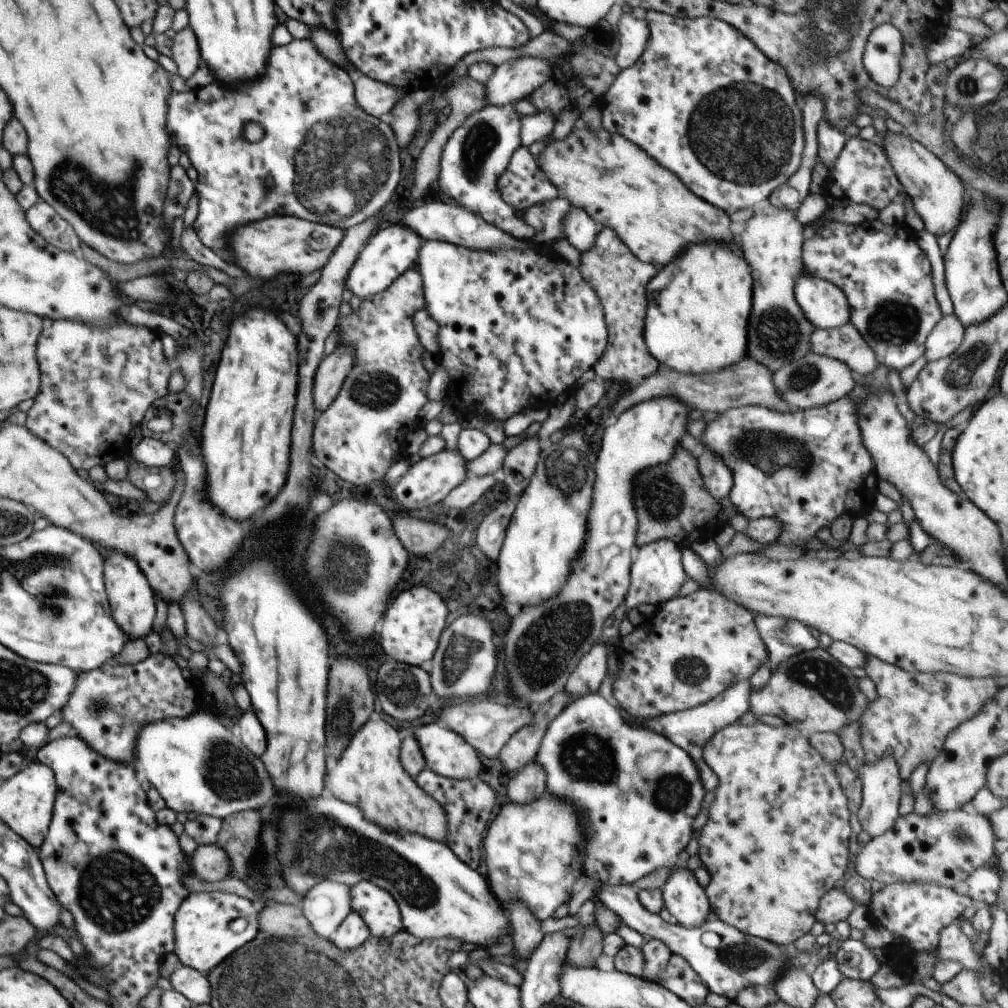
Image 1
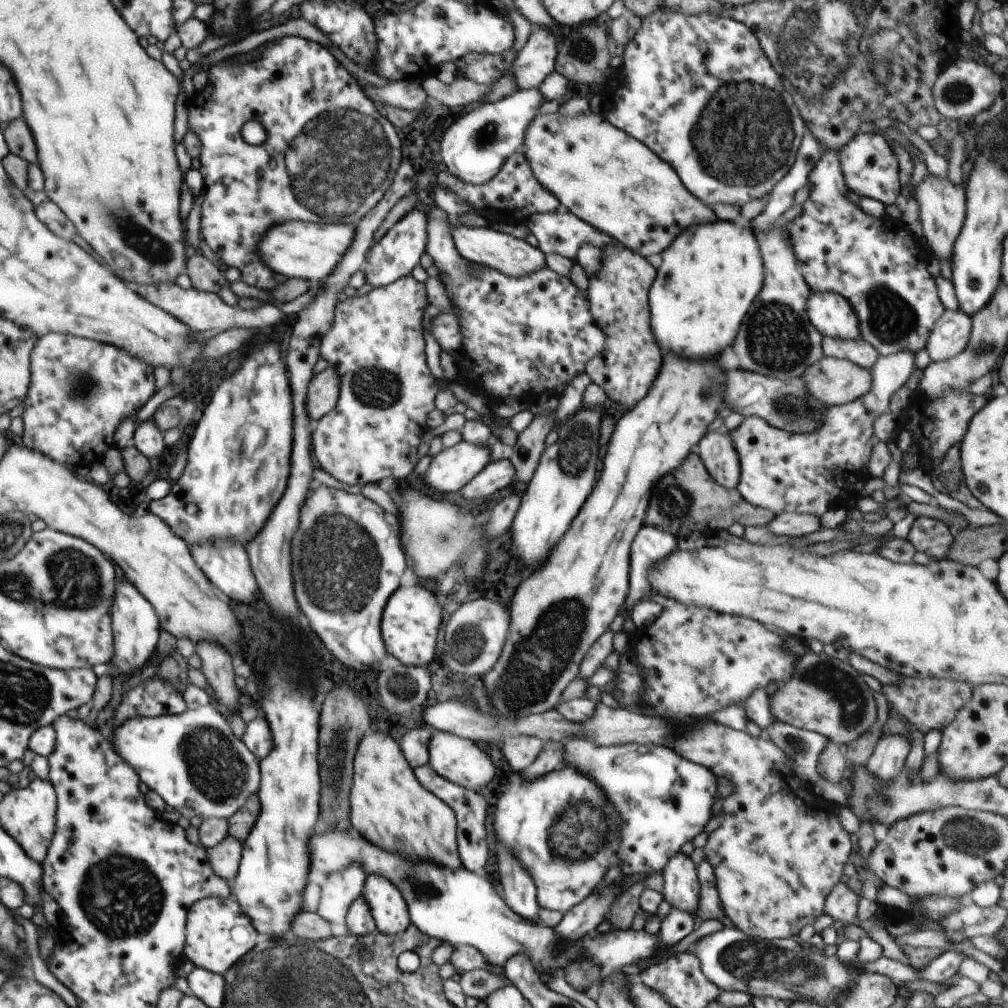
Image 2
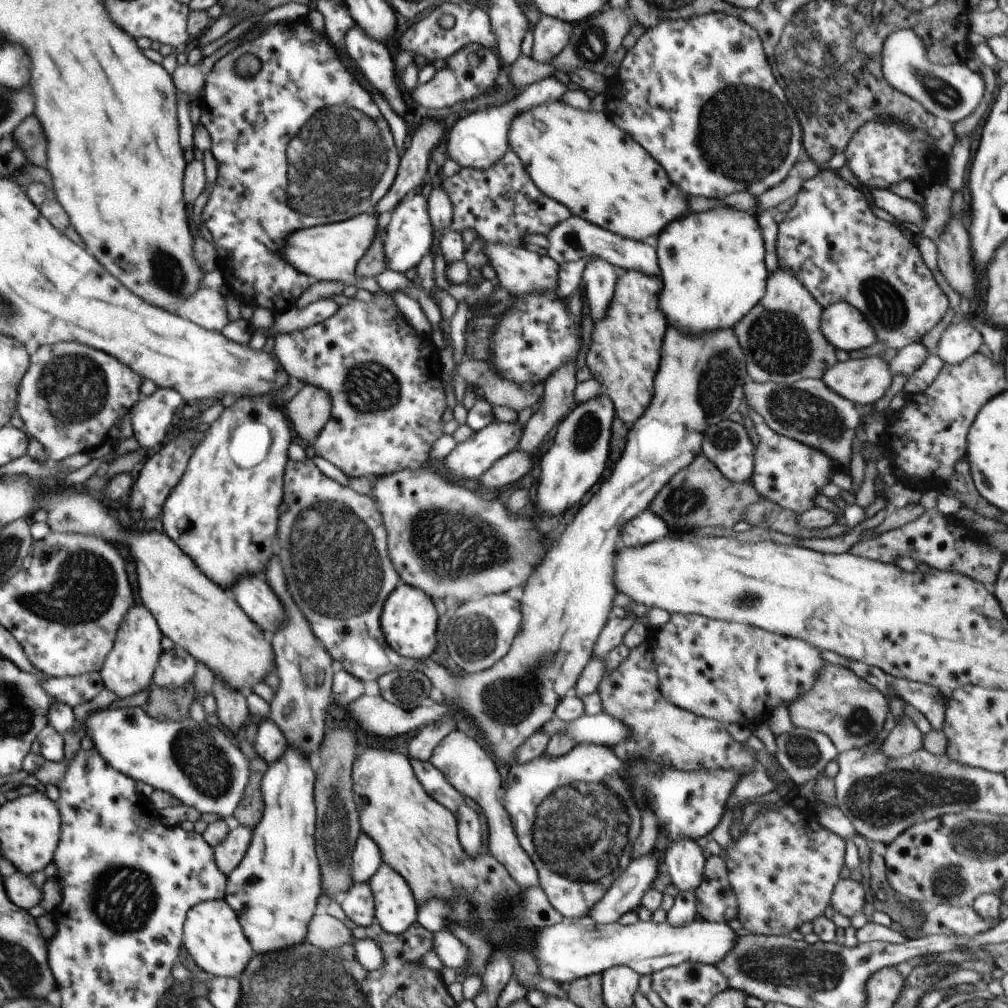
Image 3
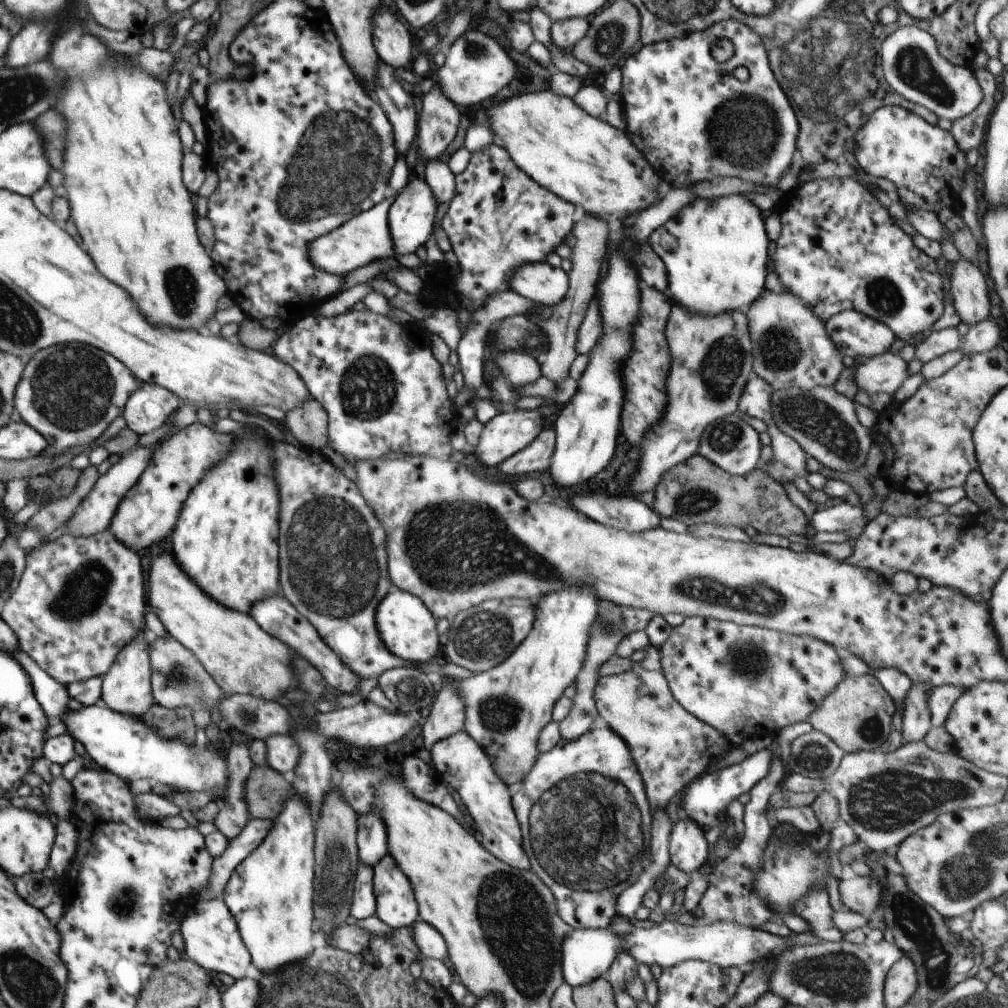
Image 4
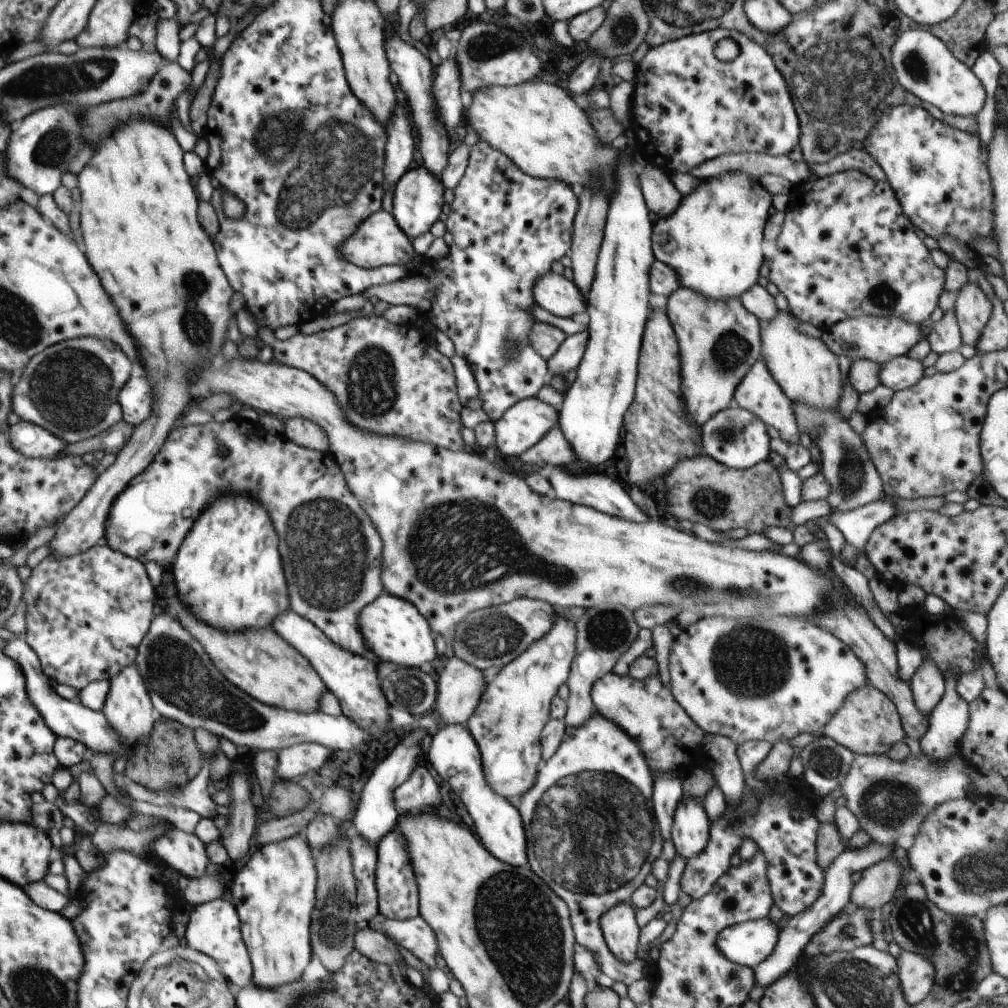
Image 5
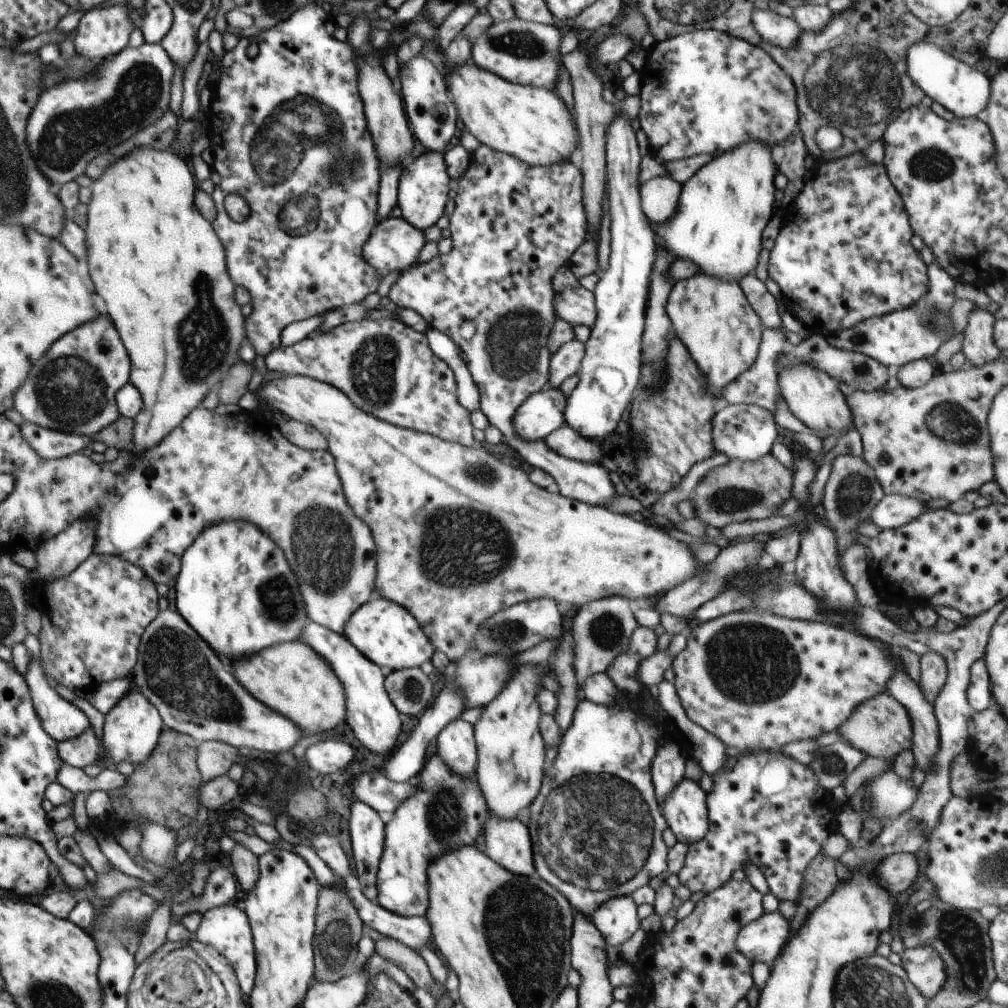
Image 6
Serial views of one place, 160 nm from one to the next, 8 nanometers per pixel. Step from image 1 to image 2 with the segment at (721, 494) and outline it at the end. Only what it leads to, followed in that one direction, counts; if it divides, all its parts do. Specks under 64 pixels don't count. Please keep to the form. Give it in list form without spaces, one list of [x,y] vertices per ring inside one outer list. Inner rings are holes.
[[[709,431],[696,450],[712,478],[726,488],[737,488],[741,477],[740,457],[729,431]]]

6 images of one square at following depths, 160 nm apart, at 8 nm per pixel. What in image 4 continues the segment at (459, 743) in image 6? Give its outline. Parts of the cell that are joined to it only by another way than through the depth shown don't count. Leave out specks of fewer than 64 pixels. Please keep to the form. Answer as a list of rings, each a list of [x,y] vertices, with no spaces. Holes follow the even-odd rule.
[[[462,729],[440,739],[429,751],[433,767],[444,782],[456,790],[468,814],[472,816],[475,829],[482,834],[483,847],[511,867],[530,870],[531,864],[523,849],[521,826],[511,803],[512,789],[495,773],[484,749]]]

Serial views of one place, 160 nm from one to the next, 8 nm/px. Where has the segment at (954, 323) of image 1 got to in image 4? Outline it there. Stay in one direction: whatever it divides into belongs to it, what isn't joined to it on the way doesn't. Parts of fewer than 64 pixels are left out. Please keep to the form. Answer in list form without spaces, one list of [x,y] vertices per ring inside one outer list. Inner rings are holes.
[[[994,318],[972,325],[968,334],[962,337],[961,348],[964,354],[985,353],[998,346],[1004,334],[1002,325]]]

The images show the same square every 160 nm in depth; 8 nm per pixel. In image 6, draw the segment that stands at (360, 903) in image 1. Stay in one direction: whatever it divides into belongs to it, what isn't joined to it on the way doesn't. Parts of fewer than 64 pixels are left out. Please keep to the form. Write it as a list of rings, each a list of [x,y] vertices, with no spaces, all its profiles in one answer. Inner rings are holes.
[[[438,753],[425,762],[413,784],[416,792],[400,804],[392,820],[385,824],[376,902],[405,917],[424,917],[429,907],[429,864],[448,851],[476,844],[489,816],[489,808],[477,774],[472,773],[471,777],[456,774]]]

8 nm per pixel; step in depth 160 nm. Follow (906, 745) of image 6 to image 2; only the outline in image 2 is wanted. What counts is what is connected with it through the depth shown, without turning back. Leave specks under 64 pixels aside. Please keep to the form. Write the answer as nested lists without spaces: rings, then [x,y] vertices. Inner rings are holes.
[[[808,650],[798,658],[790,680],[779,686],[770,699],[772,714],[778,721],[823,734],[830,742],[845,748],[849,742],[863,735],[876,722],[876,701],[872,695],[873,690],[862,679],[862,675],[846,661],[832,658],[824,652],[814,653]]]

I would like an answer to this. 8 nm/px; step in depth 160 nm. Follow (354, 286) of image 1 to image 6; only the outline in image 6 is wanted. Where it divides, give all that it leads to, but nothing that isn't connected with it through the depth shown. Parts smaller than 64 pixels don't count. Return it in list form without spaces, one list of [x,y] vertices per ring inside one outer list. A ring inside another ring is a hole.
[[[427,150],[425,154],[409,160],[401,170],[397,206],[402,211],[402,218],[422,232],[436,225],[438,219],[444,215],[452,179],[445,166],[442,153],[432,153]]]

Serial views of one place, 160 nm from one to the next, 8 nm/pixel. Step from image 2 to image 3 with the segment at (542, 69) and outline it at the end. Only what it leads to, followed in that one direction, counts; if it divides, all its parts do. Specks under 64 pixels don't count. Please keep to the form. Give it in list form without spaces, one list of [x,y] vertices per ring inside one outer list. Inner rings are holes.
[[[540,14],[534,28],[534,44],[530,57],[540,63],[550,63],[570,42],[571,23]]]

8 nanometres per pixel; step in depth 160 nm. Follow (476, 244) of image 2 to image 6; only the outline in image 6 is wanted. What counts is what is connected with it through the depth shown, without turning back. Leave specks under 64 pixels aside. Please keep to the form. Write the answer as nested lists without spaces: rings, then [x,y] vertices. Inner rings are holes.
[[[582,286],[565,288],[555,295],[555,313],[557,318],[568,321],[574,327],[584,325],[592,328],[597,317],[595,296]]]

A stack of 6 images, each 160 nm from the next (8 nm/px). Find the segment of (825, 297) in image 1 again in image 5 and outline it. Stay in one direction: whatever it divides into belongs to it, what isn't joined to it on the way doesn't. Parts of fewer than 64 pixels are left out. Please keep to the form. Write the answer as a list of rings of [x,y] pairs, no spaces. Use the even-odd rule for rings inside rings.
[[[861,316],[844,319],[829,329],[825,329],[820,336],[820,340],[835,355],[848,356],[852,361],[854,359],[868,359],[883,365],[893,358],[906,355],[920,340],[926,339],[922,330],[921,325],[908,322],[905,318],[899,316]]]

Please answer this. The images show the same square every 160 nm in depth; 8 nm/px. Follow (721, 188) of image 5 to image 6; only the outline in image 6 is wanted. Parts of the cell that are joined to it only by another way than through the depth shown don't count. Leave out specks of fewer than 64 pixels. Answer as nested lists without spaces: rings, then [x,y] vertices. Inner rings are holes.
[[[746,141],[737,147],[711,158],[682,184],[674,216],[656,226],[656,238],[680,259],[694,260],[705,275],[716,276],[727,281],[738,281],[748,273],[754,272],[758,255],[763,246],[763,230],[774,213],[780,210],[774,199],[776,187],[774,179],[779,167],[772,157],[772,146],[762,141]]]

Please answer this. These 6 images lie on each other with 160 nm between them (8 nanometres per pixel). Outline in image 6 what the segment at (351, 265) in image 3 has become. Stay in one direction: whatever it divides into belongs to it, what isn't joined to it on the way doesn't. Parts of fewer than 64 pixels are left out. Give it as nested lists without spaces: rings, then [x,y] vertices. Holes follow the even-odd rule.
[[[389,216],[381,223],[377,223],[371,232],[368,242],[363,245],[362,254],[365,261],[372,265],[382,277],[392,274],[392,272],[402,272],[412,264],[417,264],[420,250],[427,243],[424,232],[413,227],[402,217]]]

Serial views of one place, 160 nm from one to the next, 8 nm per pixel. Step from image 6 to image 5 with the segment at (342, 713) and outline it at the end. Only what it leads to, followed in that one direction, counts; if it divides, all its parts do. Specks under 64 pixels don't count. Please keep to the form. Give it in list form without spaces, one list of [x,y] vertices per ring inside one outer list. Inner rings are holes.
[[[161,586],[159,594],[168,601],[166,609],[170,610],[181,625],[200,642],[214,666],[234,686],[269,706],[299,713],[320,711],[320,698],[328,691],[328,687],[314,670],[311,662],[274,629],[268,627],[262,630],[250,630],[250,632],[220,632],[217,628],[206,626],[205,622],[192,616],[191,611],[179,600],[176,591],[170,598],[170,592],[164,594]]]

